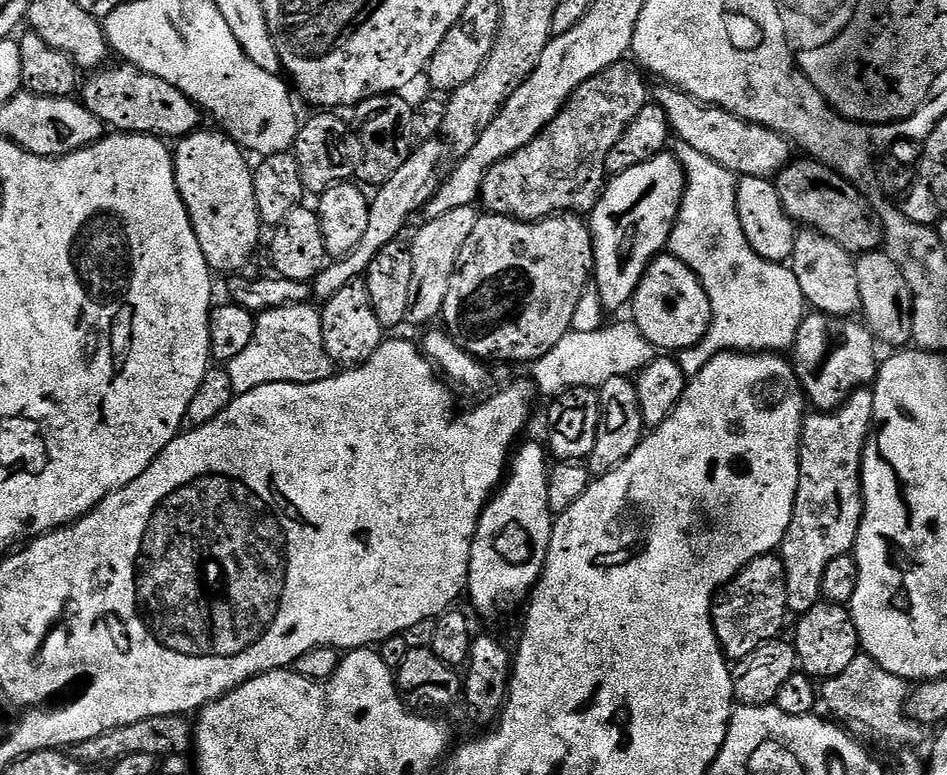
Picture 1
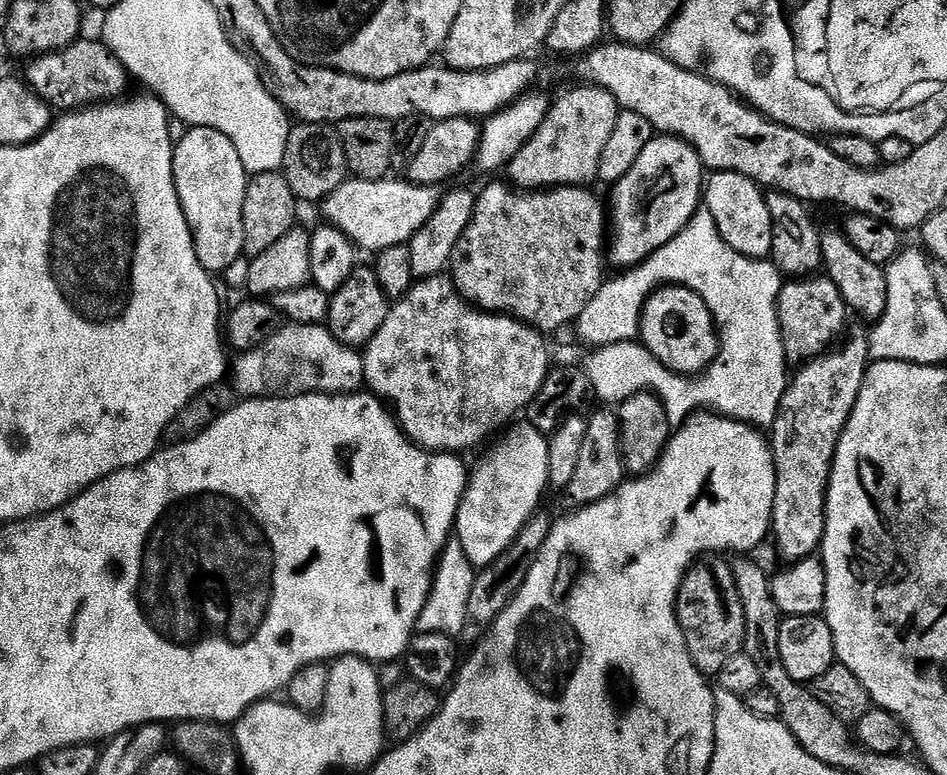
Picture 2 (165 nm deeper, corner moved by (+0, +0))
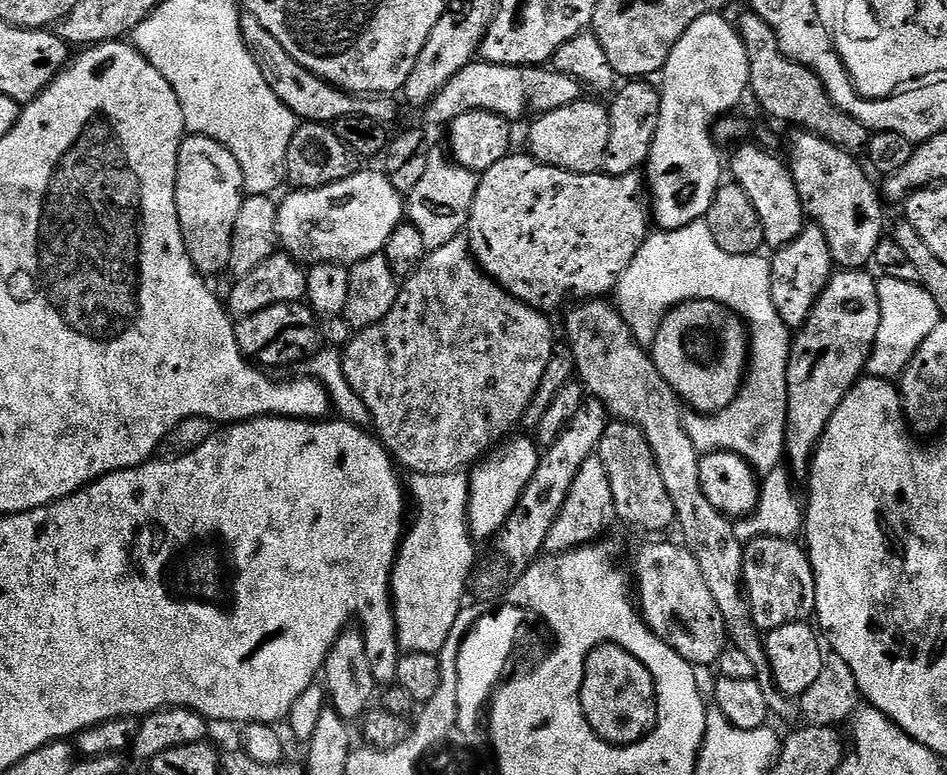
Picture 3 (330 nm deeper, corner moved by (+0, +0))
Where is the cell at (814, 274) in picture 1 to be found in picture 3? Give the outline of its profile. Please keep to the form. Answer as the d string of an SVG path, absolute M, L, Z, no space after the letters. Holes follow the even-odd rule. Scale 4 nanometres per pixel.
M744 142L732 156L731 179L742 190L750 202L754 202L754 210L758 210L758 218L762 222L764 242L769 249L775 250L794 242L806 227L806 213L802 206L802 198L798 194L798 186L794 186L792 169L784 164L772 152L759 148L756 144Z

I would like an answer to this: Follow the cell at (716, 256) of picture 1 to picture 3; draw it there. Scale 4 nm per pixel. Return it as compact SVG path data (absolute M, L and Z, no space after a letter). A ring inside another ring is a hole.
M696 220L690 226L682 226L673 232L667 230L656 230L649 235L644 241L644 245L638 250L636 260L627 267L626 272L616 284L614 289L614 300L622 314L624 321L630 326L631 332L635 336L635 340L639 342L643 348L650 348L654 341L658 330L665 317L673 308L679 304L684 304L690 300L712 300L715 304L722 304L725 308L729 308L736 313L741 320L744 321L750 333L750 363L748 371L744 378L744 385L740 387L740 393L730 402L730 406L726 406L721 412L713 412L711 414L688 414L684 417L684 429L686 434L690 434L690 442L694 442L696 451L701 454L709 452L733 452L747 460L751 468L756 469L757 473L767 474L773 472L776 468L781 467L782 461L785 459L784 439L786 438L786 422L788 421L788 382L786 372L788 370L788 349L792 347L793 337L790 335L790 329L782 322L782 318L778 314L778 310L774 310L774 298L770 292L770 282L772 281L772 261L767 255L757 254L755 256L739 256L738 254L726 254L726 250L722 250L722 246L718 246L718 242L714 242L714 234L710 230L710 226L704 220Z

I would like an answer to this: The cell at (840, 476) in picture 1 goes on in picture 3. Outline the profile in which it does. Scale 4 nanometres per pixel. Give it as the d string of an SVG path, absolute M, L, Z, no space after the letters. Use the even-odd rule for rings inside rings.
M858 268L833 271L826 290L822 290L818 302L812 307L810 318L795 333L792 347L788 349L788 421L784 451L787 463L797 477L809 475L817 445L824 437L826 426L834 418L834 410L842 406L842 398L846 398L846 394L850 394L852 387L865 375L868 360L872 356L880 325L880 299L877 277L870 273Z

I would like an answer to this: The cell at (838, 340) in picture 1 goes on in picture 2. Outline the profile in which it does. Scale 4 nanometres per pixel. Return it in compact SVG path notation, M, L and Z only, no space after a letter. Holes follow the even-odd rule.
M826 274L792 278L781 283L776 299L776 313L784 339L784 354L792 366L812 360L833 347L834 341L845 331L844 323L850 317L847 302L842 298L838 286L834 286L834 282Z

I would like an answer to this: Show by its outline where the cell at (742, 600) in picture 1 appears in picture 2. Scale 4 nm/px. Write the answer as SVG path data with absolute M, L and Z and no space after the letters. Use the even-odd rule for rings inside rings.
M705 554L688 567L678 590L676 617L686 638L690 658L699 672L718 674L734 654L741 652L746 634L746 614L727 559Z

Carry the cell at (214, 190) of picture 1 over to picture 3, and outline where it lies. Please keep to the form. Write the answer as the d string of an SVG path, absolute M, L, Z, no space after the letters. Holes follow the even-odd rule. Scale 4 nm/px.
M185 135L178 154L176 209L186 250L197 272L205 278L227 269L234 242L234 222L246 199L242 166L225 144L209 136Z

